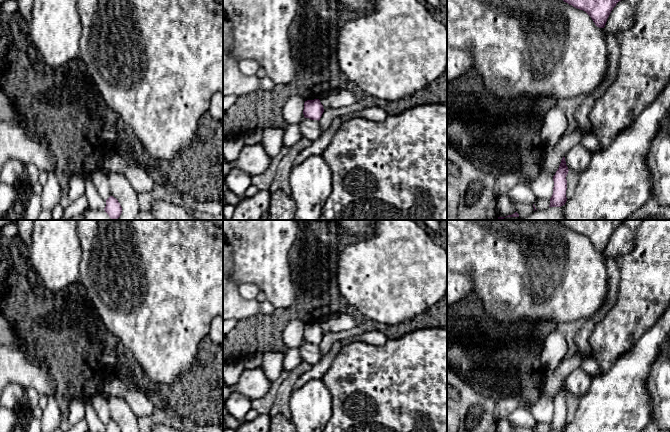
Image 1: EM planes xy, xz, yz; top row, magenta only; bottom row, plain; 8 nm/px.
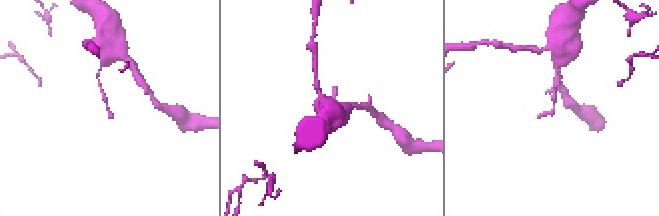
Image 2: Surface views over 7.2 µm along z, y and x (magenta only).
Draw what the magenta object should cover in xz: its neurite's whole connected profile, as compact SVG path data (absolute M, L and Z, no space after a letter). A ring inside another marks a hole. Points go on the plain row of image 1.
M319 323L305 325L303 334L305 342L319 345L323 336L324 332Z

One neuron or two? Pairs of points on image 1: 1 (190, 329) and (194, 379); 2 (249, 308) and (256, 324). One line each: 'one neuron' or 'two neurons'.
1: two neurons
2: two neurons

